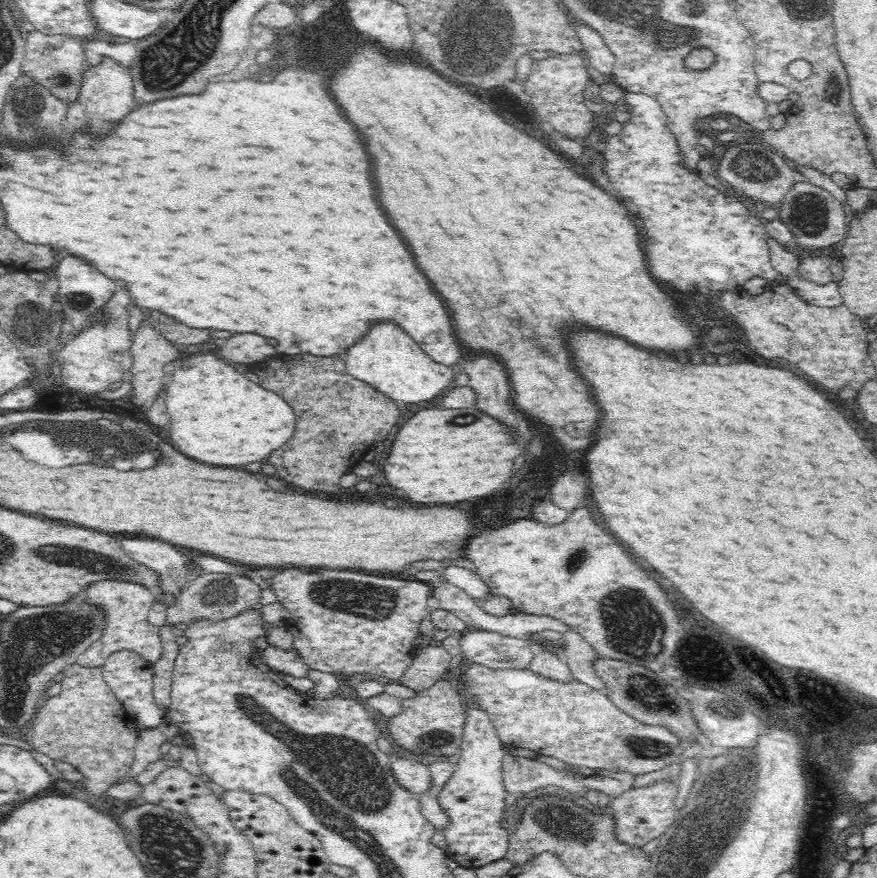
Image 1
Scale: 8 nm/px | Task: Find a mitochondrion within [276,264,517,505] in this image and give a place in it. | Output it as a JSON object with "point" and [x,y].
{"point":[455,428]}

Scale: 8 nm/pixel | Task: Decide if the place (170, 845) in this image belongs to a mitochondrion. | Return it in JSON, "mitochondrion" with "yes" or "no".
{"mitochondrion":"yes"}

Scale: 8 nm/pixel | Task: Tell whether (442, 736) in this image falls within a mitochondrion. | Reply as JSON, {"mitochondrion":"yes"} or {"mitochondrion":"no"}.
{"mitochondrion":"yes"}

